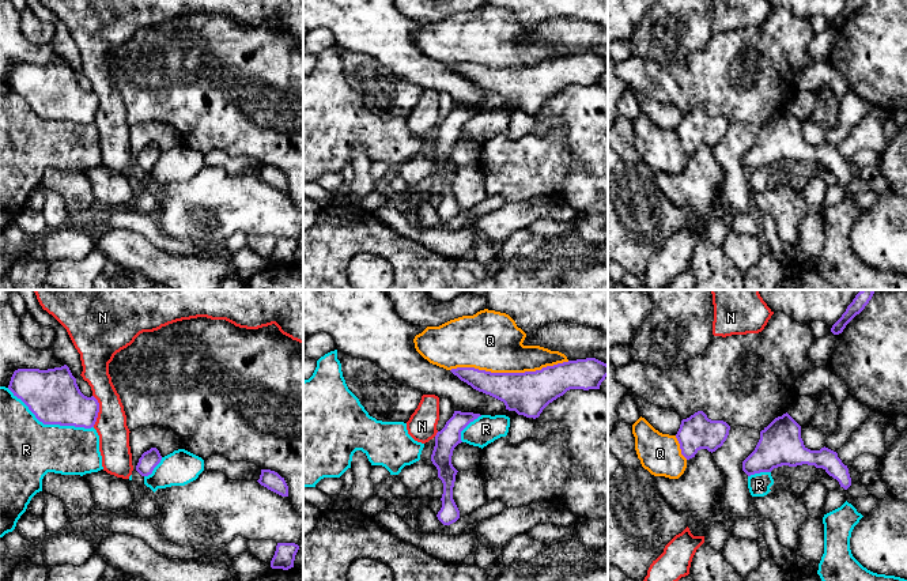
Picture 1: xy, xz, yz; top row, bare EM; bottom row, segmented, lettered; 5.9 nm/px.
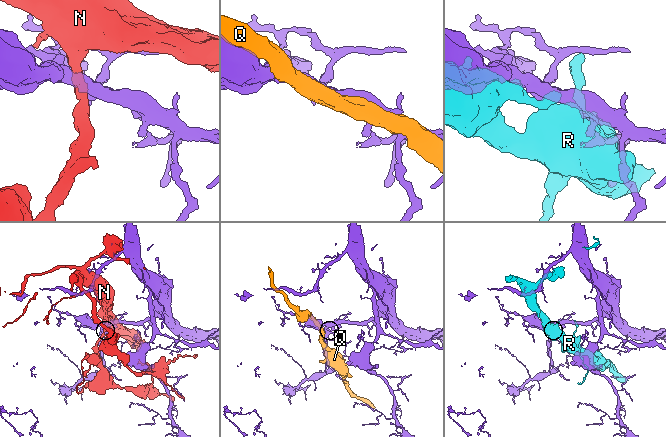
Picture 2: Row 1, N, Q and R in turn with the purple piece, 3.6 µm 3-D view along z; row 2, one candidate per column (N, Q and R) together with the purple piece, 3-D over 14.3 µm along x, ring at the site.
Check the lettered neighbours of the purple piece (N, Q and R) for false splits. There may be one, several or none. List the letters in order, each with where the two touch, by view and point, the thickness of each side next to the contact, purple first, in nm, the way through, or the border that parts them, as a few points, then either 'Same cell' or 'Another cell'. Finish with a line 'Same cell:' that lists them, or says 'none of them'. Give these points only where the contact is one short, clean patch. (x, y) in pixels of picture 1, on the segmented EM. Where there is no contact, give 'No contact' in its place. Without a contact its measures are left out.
N: Touches purple at xy (98, 411). Thickness 280 nm (purple) against 180 nm. Another cell
Q: Touches purple at xz (509, 373). Thickness 260 nm (purple) against 360 nm. Another cell
R: Touches purple at xy (49, 423). Thickness 320 nm (purple) against 360 nm. Another cell
Same cell: none of them

